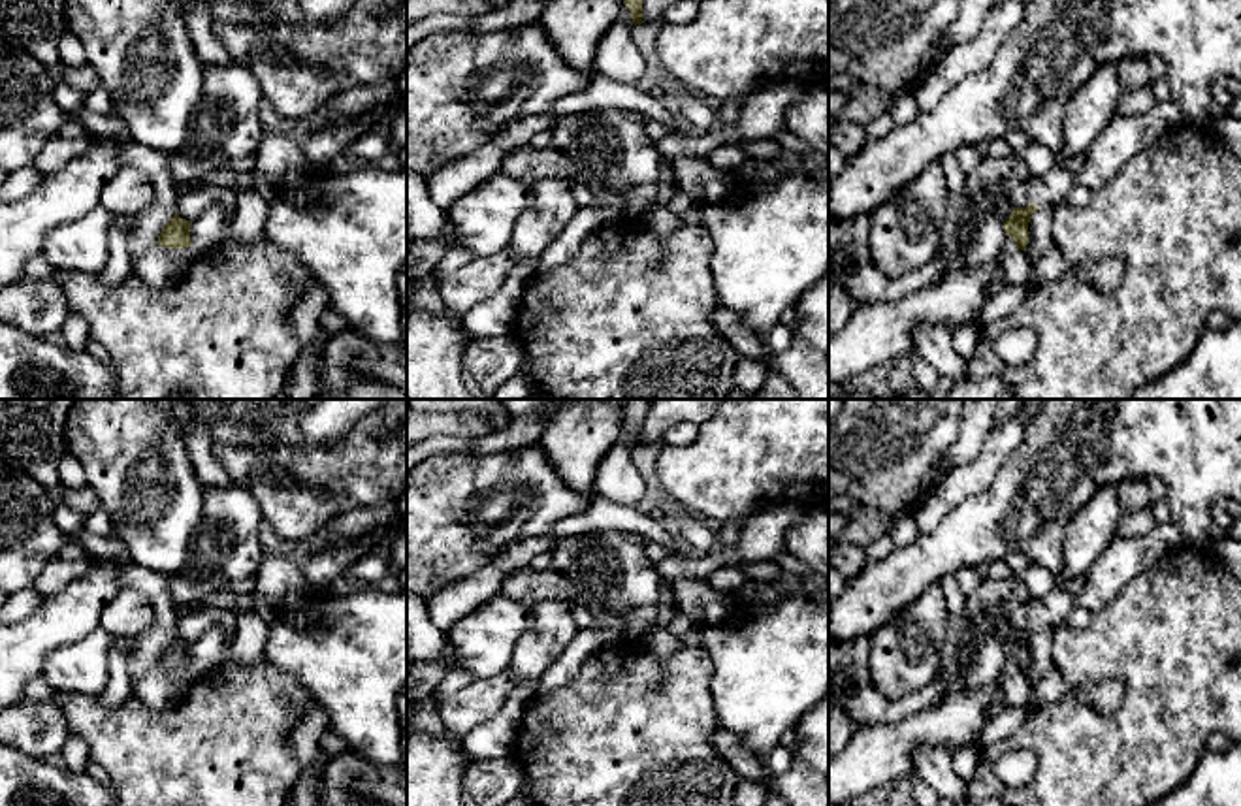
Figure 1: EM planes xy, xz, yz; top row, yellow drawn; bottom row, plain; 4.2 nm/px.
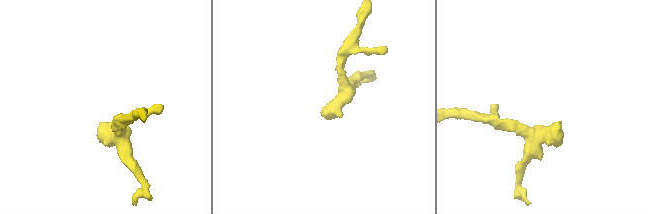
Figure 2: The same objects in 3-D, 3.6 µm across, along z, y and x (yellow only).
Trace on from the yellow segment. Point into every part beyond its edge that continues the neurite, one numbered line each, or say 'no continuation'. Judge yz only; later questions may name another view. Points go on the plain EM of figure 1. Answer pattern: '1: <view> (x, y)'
1: yz (1046, 612)

